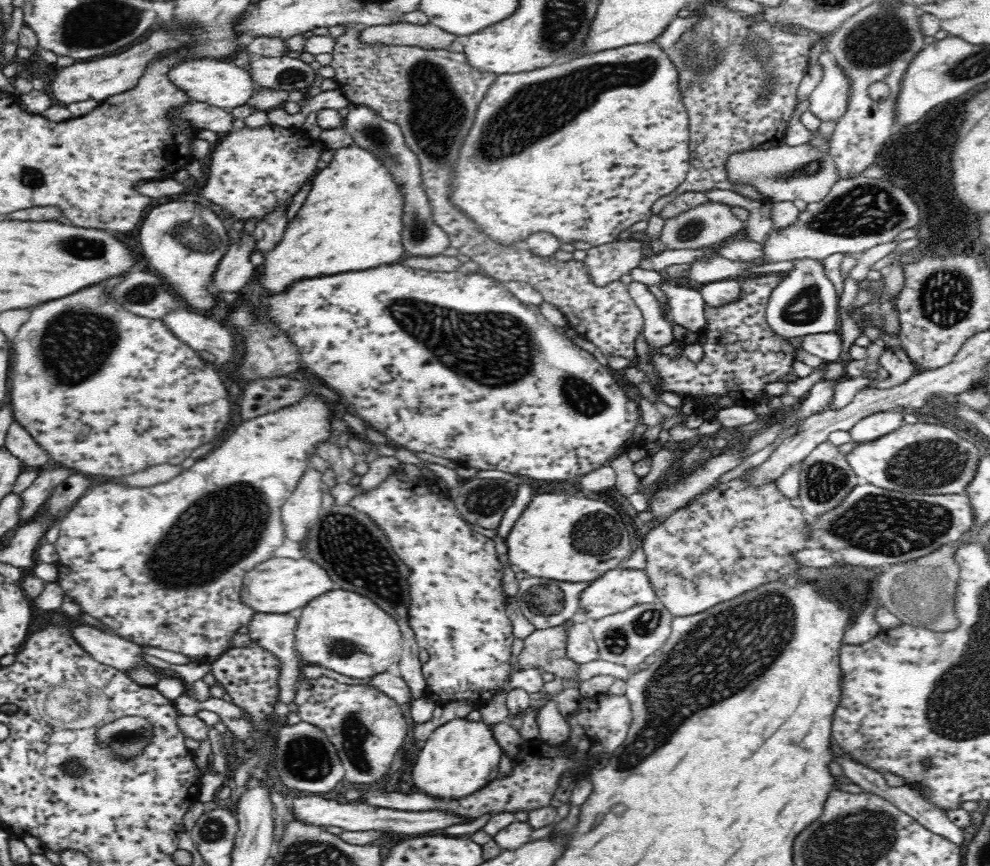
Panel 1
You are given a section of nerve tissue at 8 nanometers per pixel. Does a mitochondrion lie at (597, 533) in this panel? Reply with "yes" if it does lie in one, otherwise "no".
yes

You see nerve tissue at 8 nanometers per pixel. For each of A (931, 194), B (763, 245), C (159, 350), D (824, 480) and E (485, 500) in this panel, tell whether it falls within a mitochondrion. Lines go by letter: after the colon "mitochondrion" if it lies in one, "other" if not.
A: mitochondrion
B: other
C: other
D: mitochondrion
E: mitochondrion

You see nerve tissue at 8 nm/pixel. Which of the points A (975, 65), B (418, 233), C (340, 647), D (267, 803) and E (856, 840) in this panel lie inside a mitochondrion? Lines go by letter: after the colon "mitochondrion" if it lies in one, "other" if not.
A: mitochondrion
B: mitochondrion
C: mitochondrion
D: other
E: mitochondrion

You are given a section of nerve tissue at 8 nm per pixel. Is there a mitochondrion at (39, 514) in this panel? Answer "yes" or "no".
no

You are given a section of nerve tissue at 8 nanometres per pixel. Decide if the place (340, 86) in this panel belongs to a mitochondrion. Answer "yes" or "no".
no

